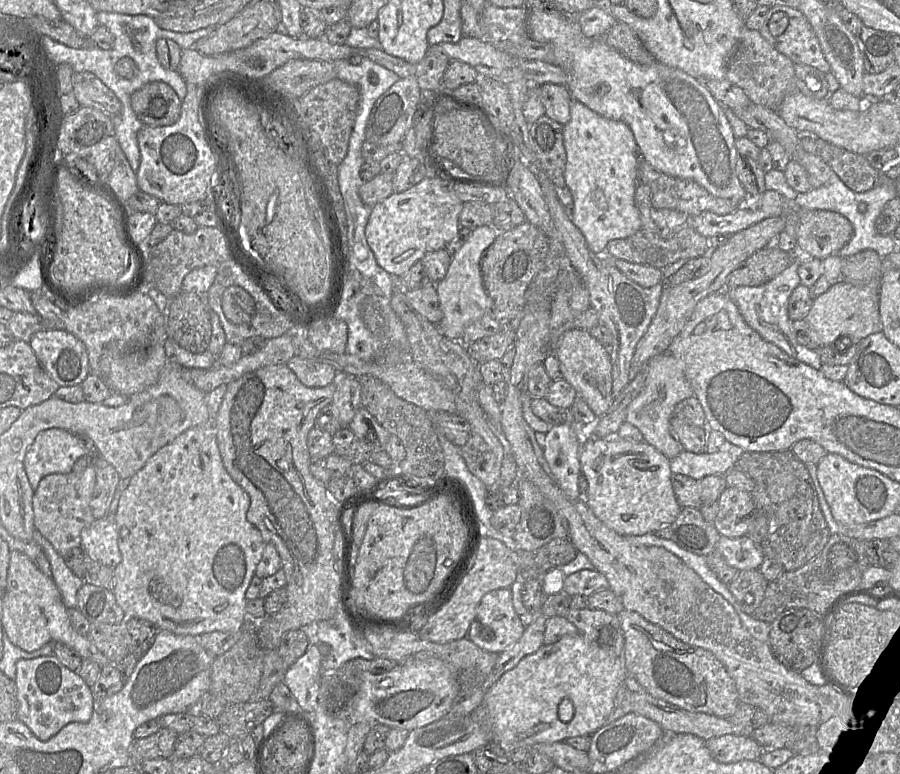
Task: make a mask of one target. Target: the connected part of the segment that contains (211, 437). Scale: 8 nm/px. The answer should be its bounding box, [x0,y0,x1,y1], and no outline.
[112,416,266,636]

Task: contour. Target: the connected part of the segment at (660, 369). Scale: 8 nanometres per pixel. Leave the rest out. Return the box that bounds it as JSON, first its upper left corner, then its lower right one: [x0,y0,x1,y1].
[626,353,693,459]

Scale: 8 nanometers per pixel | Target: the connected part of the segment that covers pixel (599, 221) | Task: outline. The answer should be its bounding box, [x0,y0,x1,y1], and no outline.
[563,99,642,255]

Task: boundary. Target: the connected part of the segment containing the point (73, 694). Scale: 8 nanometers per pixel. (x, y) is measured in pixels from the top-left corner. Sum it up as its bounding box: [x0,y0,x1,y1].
[15,655,92,741]

